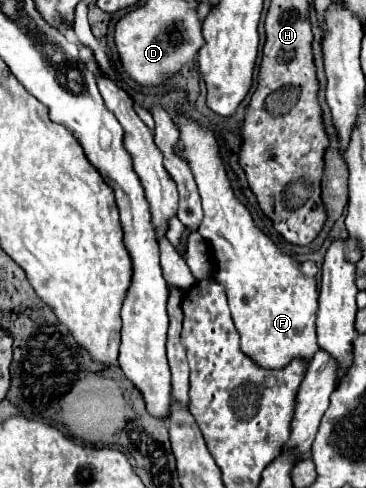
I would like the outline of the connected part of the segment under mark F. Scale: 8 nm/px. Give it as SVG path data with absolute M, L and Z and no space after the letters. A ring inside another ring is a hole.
M186 114L176 116L176 128L180 132L176 152L188 162L202 196L204 218L198 234L204 238L208 256L216 266L214 280L226 290L232 320L240 334L240 350L266 370L286 368L296 358L310 362L312 354L318 352L314 326L318 310L316 278L302 274L300 262L282 254L276 244L256 228L250 210L234 196L220 158L216 134Z

